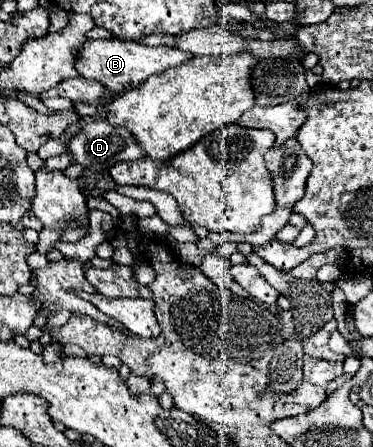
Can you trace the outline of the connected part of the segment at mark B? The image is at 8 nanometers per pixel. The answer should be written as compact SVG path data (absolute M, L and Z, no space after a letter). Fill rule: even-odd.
M118 38L88 40L88 42L84 42L84 46L78 52L76 70L84 78L98 80L110 92L126 92L126 90L146 82L152 74L162 74L164 70L180 66L190 58L192 58L190 54L186 54L178 48L170 48L170 46L150 48L150 46L144 46L138 42L126 42L126 40L118 40Z

